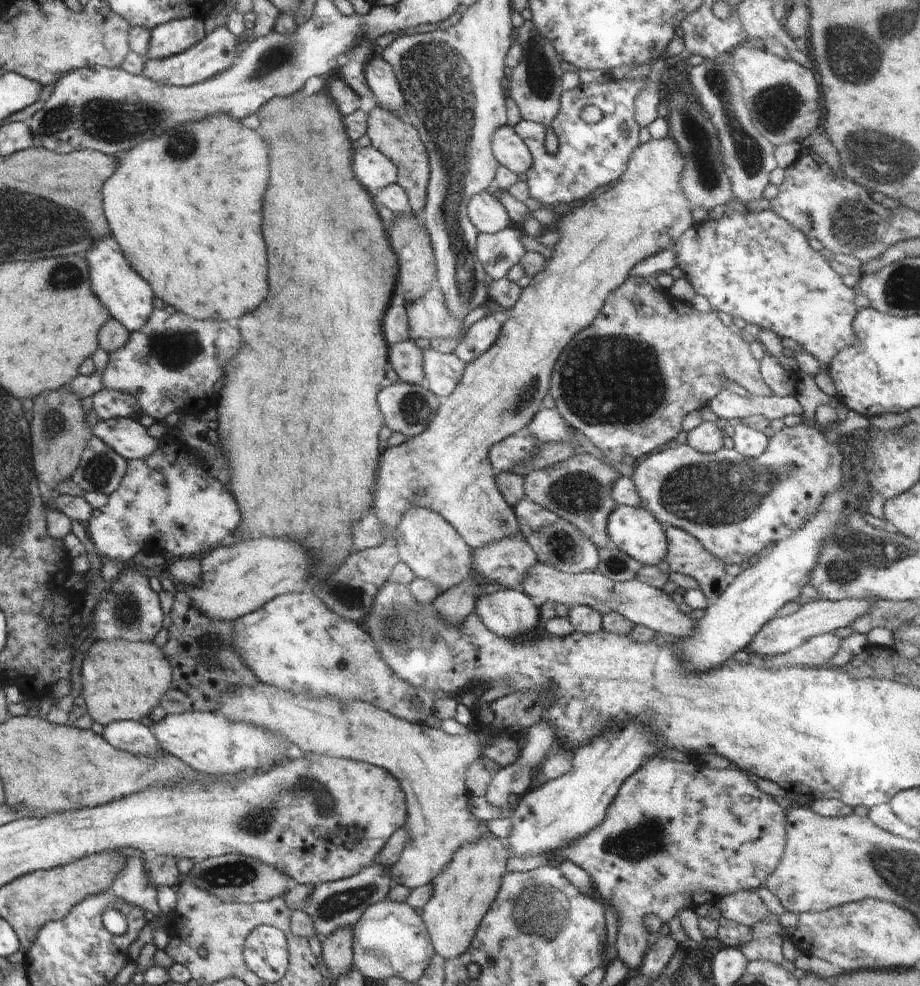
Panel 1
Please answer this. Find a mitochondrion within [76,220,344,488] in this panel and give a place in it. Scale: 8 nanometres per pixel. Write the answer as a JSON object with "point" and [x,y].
{"point":[175,347]}

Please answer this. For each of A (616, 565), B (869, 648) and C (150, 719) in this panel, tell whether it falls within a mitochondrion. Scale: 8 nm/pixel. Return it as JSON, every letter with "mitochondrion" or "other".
{"A":"mitochondrion","B":"other","C":"other"}

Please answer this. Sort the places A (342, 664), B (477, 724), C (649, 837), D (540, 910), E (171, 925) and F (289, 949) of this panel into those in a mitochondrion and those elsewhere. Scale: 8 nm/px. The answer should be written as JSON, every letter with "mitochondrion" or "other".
{"A":"other","B":"other","C":"mitochondrion","D":"mitochondrion","E":"other","F":"other"}

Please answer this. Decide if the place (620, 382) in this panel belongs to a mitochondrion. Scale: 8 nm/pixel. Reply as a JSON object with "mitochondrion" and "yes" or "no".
{"mitochondrion":"yes"}

